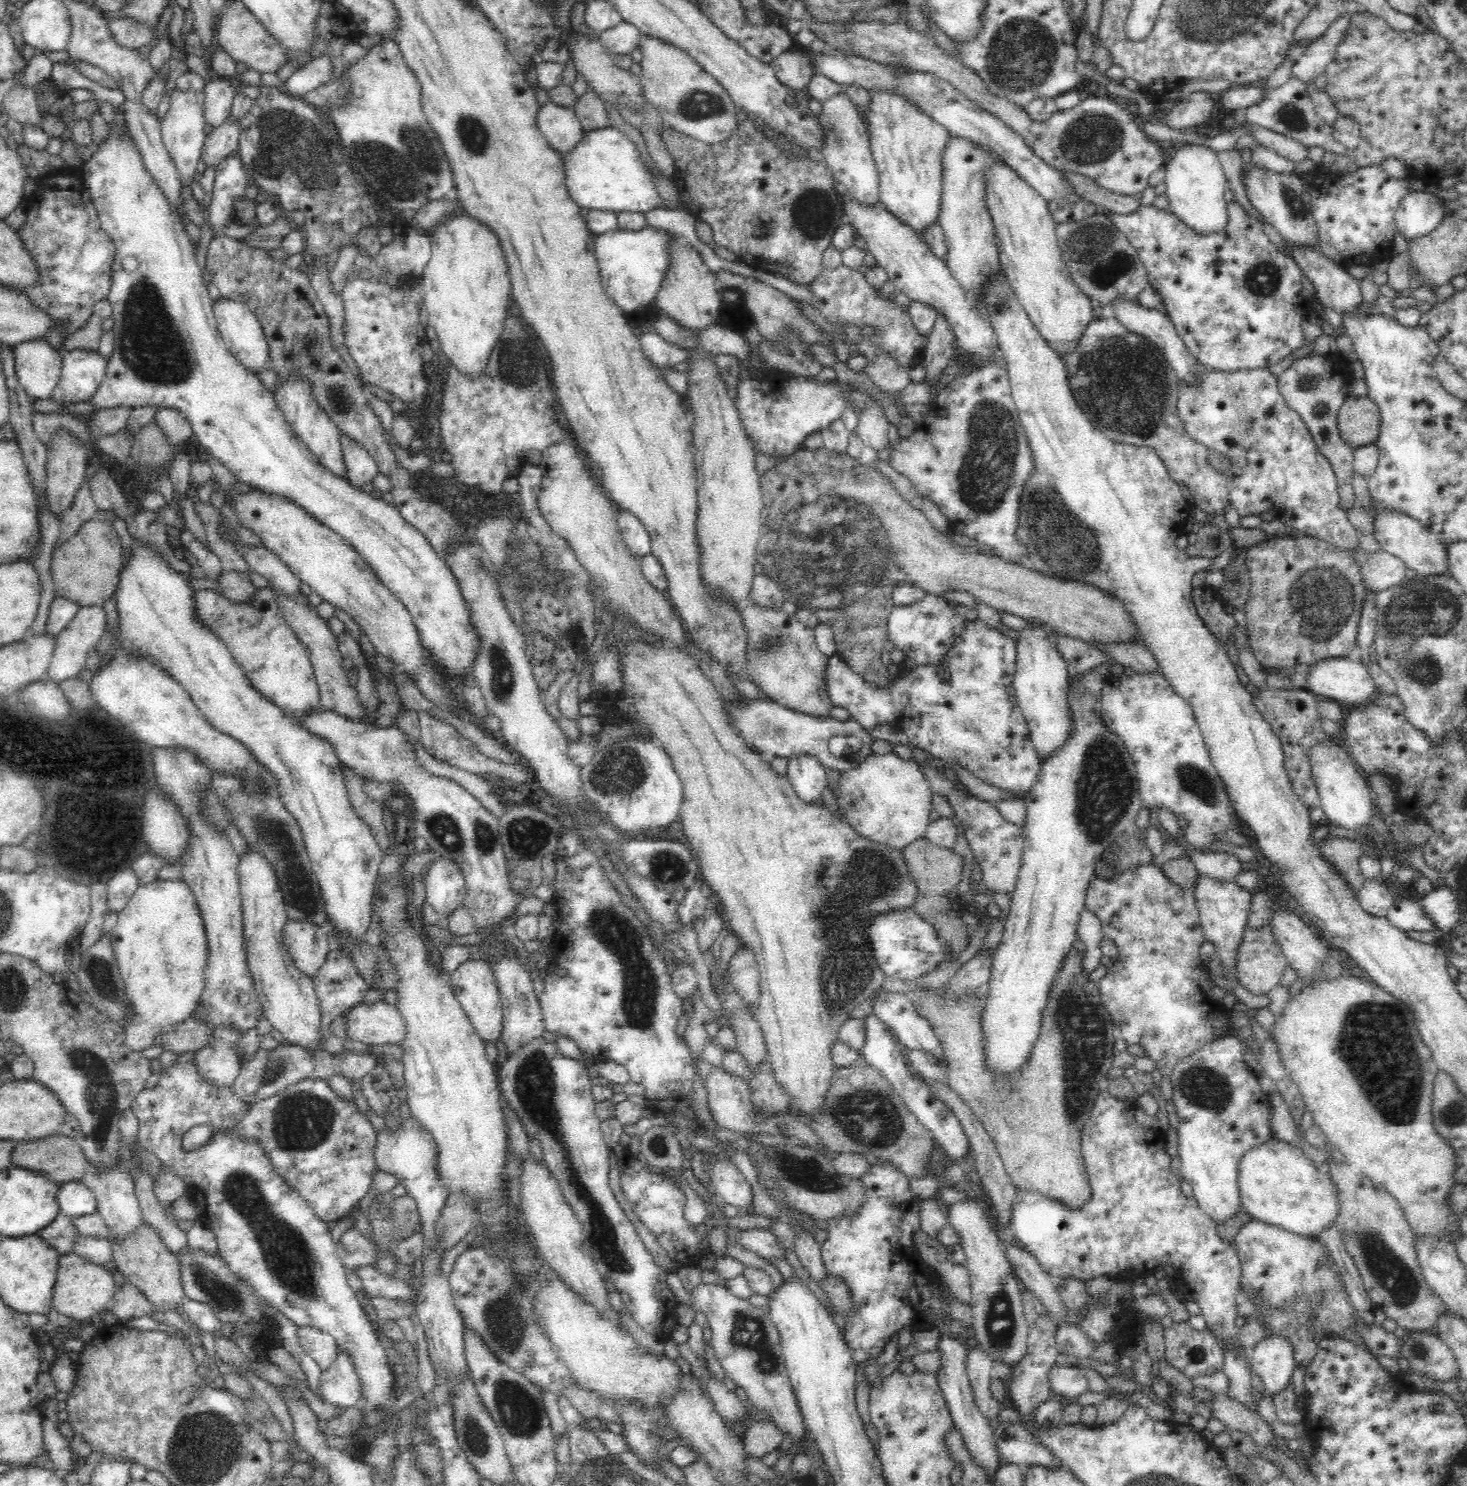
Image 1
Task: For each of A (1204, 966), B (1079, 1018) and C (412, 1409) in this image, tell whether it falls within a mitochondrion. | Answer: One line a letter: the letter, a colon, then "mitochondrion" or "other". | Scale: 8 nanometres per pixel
A: other
B: mitochondrion
C: other

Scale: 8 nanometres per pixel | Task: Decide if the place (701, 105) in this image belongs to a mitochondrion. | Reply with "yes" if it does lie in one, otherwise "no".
yes

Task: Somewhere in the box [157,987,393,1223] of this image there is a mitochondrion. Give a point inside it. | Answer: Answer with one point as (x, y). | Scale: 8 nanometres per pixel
(304, 1121)

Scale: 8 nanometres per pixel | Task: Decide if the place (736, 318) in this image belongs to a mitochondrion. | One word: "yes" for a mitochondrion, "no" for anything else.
yes

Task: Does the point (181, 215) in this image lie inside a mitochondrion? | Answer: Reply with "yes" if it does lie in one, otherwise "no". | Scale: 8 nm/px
no

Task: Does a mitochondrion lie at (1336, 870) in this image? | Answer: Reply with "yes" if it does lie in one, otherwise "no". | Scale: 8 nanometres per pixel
no

